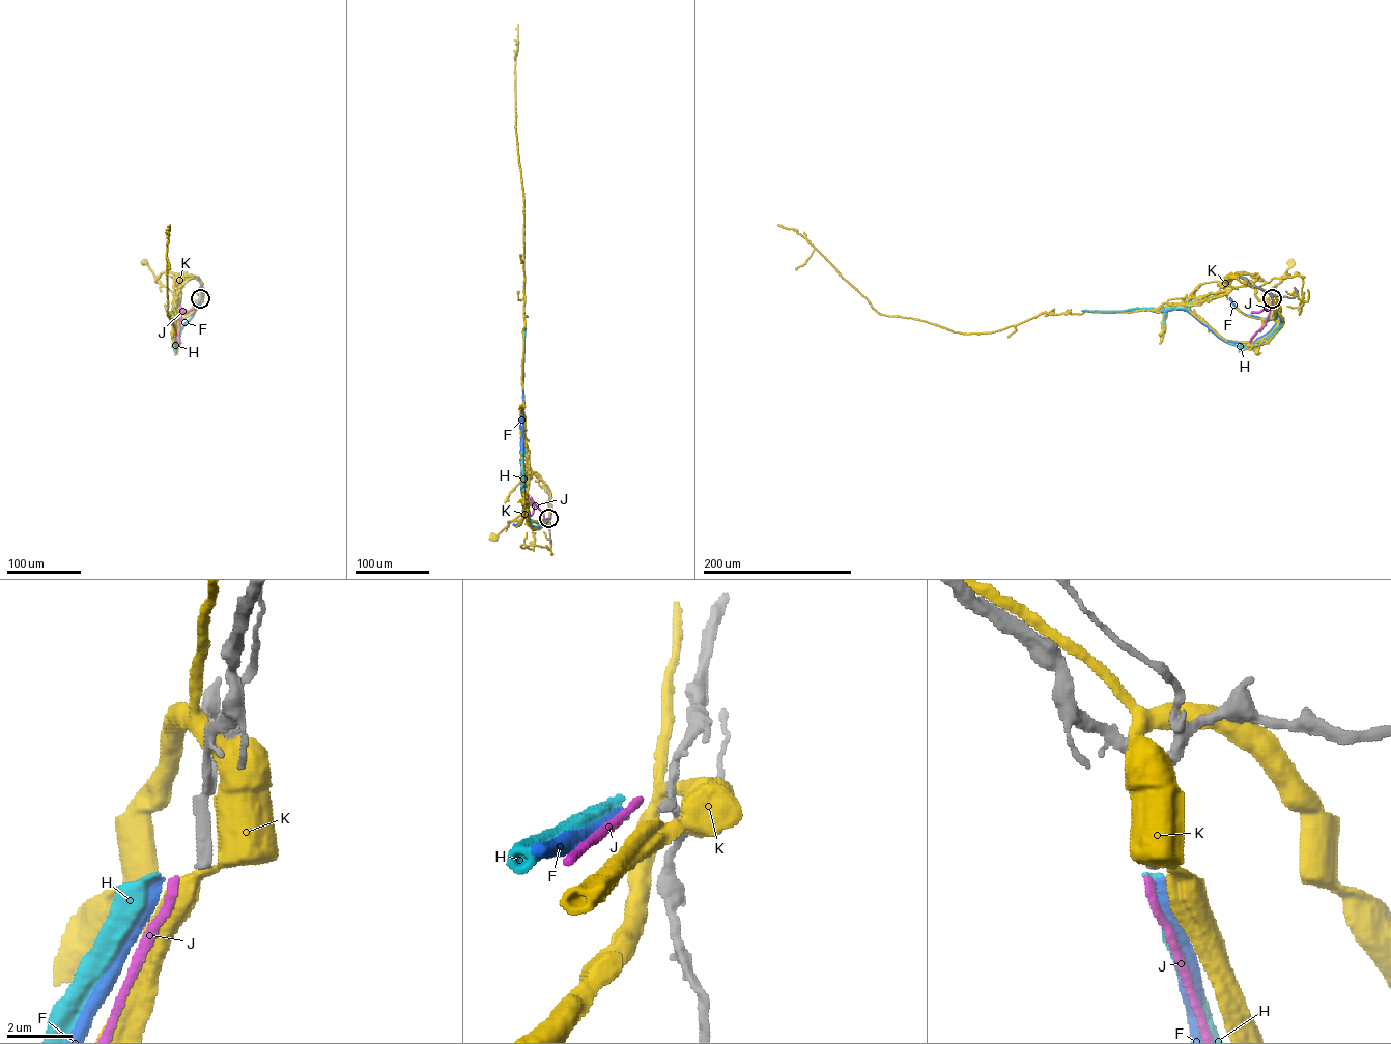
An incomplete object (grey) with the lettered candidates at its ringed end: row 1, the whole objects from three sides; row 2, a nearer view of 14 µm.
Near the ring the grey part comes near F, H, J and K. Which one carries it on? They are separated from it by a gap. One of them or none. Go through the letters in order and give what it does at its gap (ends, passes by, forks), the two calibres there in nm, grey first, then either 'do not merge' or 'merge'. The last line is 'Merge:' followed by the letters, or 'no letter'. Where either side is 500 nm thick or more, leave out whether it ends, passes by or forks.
F: it ends | 360/440 nm | do not merge
H: it ends | 360/360 nm | do not merge
J: it ends | 360/260 nm | do not merge
K: it passes by | 360/460 nm | do not merge
Merge: no letter

